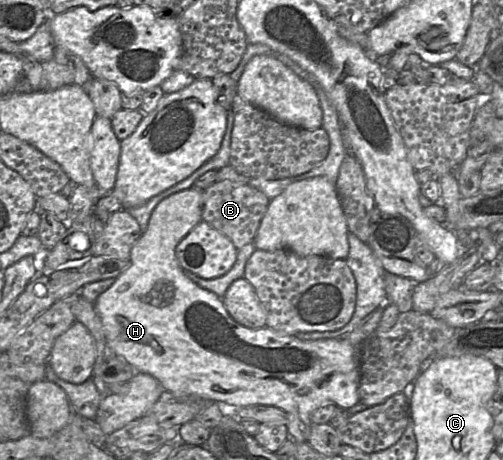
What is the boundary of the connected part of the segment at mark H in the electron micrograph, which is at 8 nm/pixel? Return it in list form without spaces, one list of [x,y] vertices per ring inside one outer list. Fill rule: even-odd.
[[[193,186],[157,204],[146,230],[131,249],[128,267],[93,303],[102,322],[108,352],[124,358],[136,372],[153,376],[165,391],[176,396],[199,396],[228,410],[253,405],[280,408],[287,414],[289,437],[296,443],[307,442],[313,424],[311,415],[317,408],[334,403],[349,409],[360,402],[359,348],[343,338],[302,341],[267,326],[259,329],[242,326],[230,316],[220,297],[190,280],[176,258],[175,249],[202,221],[202,192]]]

